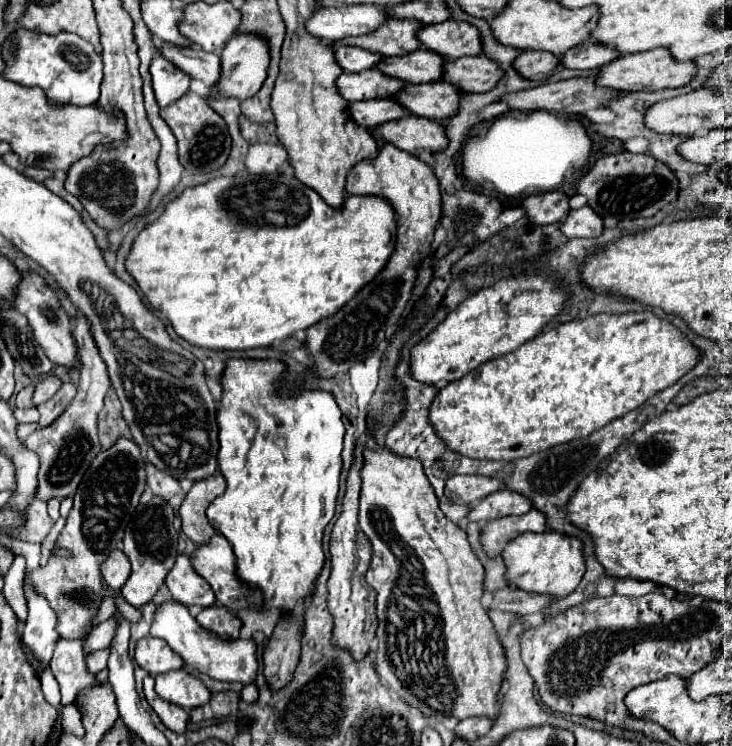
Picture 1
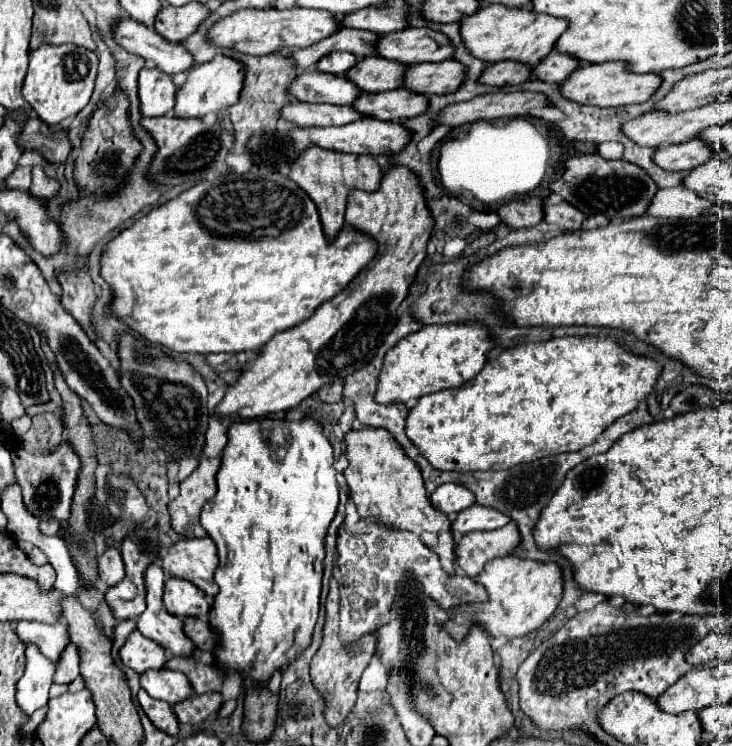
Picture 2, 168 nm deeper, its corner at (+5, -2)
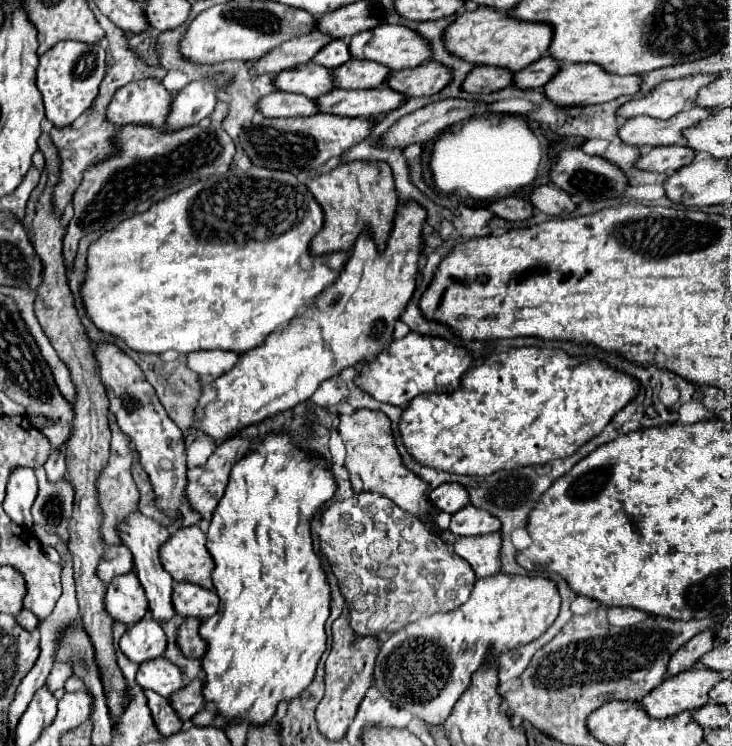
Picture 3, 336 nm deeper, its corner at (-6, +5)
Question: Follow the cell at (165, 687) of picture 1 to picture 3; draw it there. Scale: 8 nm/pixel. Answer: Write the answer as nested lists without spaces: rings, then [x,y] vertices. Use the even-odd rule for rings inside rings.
[[[166,658],[142,662],[136,680],[142,688],[154,690],[166,698],[172,696],[174,692],[178,692],[180,688],[184,688],[184,674],[180,672],[180,668],[176,664],[168,662]]]

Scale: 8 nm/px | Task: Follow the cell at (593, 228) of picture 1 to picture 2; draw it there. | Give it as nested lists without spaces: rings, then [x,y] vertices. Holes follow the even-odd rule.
[[[565,201],[557,203],[557,205],[545,203],[543,221],[551,223],[551,225],[559,225],[563,231],[575,231],[575,229],[581,229],[581,225],[585,221],[585,215]]]

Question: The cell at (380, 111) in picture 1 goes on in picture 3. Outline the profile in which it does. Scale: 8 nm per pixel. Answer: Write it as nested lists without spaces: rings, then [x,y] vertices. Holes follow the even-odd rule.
[[[280,90],[262,98],[258,108],[268,118],[290,118],[290,116],[298,118],[298,116],[312,116],[320,112],[316,100],[306,98],[302,94],[288,94]]]

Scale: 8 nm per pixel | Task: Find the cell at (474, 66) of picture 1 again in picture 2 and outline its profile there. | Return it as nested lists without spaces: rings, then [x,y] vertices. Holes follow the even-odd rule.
[[[453,59],[441,63],[419,63],[405,69],[401,87],[419,95],[445,95],[457,91],[463,77],[465,67]]]

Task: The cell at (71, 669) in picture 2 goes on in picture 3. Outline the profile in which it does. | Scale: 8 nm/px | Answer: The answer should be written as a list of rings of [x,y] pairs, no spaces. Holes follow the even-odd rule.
[[[56,662],[50,676],[48,676],[48,680],[46,680],[46,684],[48,684],[48,688],[52,688],[52,692],[56,692],[58,688],[62,688],[66,684],[66,680],[70,676],[72,676],[72,664]]]

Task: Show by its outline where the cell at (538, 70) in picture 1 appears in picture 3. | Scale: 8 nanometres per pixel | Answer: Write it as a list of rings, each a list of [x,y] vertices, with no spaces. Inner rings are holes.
[[[476,66],[464,80],[462,88],[466,92],[494,92],[514,84],[514,74],[508,68],[492,68],[492,66]]]

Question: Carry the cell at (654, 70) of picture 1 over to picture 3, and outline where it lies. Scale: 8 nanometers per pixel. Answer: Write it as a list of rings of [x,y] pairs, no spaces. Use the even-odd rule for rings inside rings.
[[[562,64],[560,72],[554,76],[552,82],[544,86],[544,94],[552,98],[552,102],[560,106],[588,106],[588,104],[602,104],[610,102],[618,96],[638,94],[640,92],[640,76],[616,76],[608,74],[600,64]]]

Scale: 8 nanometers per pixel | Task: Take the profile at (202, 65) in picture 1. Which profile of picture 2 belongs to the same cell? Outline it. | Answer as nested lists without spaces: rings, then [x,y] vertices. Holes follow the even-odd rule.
[[[129,17],[117,19],[113,27],[113,39],[125,51],[151,61],[167,75],[187,73],[193,67],[193,57],[179,43],[165,41],[157,31]]]

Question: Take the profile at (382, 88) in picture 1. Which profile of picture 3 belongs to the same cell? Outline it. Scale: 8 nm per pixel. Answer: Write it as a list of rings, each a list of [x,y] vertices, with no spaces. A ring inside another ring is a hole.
[[[308,62],[300,68],[292,68],[274,78],[274,84],[284,92],[304,94],[308,98],[318,98],[324,92],[334,90],[334,76],[328,68]]]

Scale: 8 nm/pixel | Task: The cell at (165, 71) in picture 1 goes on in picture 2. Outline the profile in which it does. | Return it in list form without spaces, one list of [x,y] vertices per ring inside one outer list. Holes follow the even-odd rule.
[[[145,67],[139,73],[137,89],[141,103],[139,111],[143,117],[161,117],[165,113],[171,113],[177,87],[173,85],[169,75],[165,75],[157,67]]]

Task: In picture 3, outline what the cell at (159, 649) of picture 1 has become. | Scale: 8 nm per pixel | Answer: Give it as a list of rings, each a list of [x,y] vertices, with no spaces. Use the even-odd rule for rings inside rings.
[[[142,618],[120,638],[120,650],[136,664],[164,656],[166,634],[152,618]]]

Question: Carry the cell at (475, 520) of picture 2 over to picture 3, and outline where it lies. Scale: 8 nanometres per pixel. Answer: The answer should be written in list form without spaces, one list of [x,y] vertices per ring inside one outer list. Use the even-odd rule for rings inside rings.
[[[468,504],[464,510],[456,512],[450,522],[450,532],[460,536],[478,536],[478,534],[490,534],[500,530],[500,520],[492,516],[490,512],[484,512],[482,508],[476,508]]]

